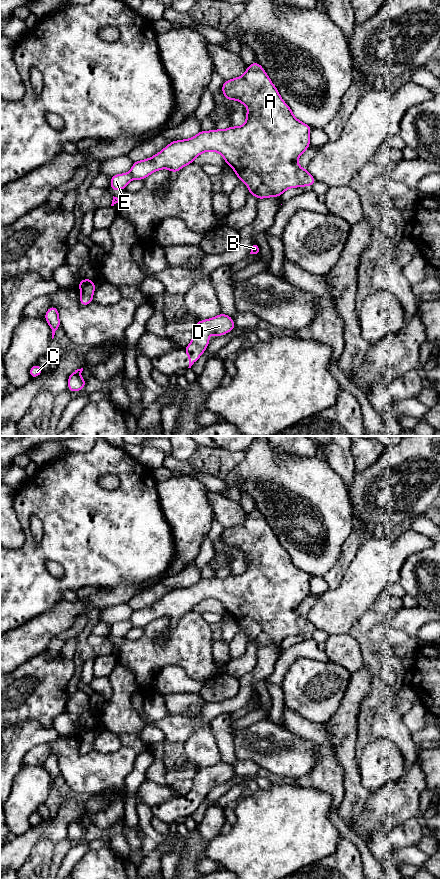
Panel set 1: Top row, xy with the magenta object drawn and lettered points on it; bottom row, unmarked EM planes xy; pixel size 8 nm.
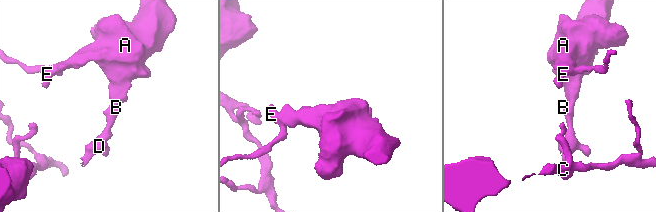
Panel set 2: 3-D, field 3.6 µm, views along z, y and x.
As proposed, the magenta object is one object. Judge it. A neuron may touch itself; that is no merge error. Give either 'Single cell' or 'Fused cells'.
Fused cells

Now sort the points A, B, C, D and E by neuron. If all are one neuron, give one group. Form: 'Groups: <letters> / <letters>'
Groups: A B D / C E

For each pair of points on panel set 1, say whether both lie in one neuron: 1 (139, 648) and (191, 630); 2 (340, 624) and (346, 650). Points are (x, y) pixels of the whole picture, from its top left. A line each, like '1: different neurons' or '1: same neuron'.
1: same neuron
2: different neurons

